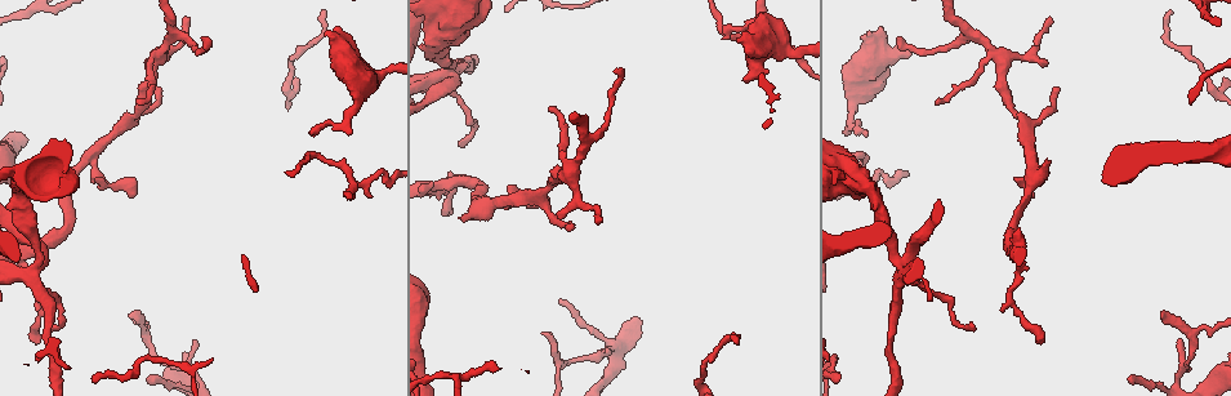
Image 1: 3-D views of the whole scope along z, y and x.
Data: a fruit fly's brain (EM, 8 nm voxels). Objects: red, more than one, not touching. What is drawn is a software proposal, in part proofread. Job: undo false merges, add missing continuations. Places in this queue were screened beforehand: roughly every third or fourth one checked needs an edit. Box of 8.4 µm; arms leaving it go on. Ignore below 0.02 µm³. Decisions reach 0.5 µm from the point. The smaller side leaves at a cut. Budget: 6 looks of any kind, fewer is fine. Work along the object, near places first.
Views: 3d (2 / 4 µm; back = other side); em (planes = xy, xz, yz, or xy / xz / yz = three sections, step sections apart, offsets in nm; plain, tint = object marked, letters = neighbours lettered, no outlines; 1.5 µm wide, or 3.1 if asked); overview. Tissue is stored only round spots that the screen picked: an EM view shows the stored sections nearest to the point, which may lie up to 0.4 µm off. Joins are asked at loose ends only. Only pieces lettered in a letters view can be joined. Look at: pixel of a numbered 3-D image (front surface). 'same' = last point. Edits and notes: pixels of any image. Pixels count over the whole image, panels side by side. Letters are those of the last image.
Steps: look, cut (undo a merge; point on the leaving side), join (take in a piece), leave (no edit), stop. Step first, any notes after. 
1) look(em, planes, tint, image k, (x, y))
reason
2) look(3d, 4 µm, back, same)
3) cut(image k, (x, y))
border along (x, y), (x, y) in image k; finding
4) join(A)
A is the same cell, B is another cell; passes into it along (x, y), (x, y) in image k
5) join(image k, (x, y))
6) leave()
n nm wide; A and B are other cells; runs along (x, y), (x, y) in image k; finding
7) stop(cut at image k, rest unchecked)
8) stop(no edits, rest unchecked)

look(3d, 2 µm, image 1, (975, 327))
free end

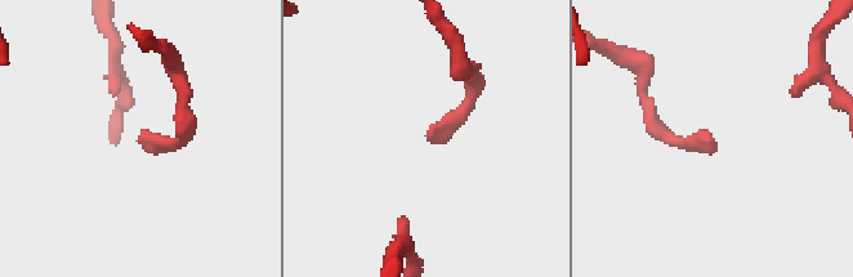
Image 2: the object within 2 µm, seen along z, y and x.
look(em, planes, letters, image 2, (430, 141))

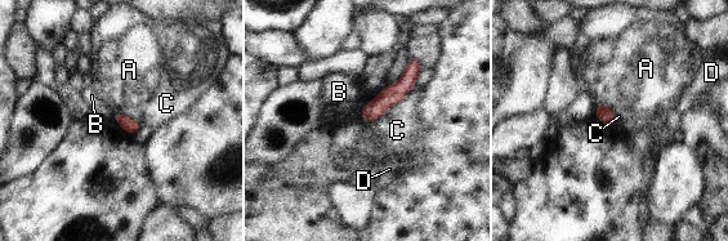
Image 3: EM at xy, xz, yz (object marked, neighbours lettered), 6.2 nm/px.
leave()
90 nm wide; C touches over 400 nm; A, B, C and D are other cells; no lettered piece goes on from it

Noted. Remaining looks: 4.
look(em, xy, step 8, letters, image 1, (1182, 341))
branch stops here

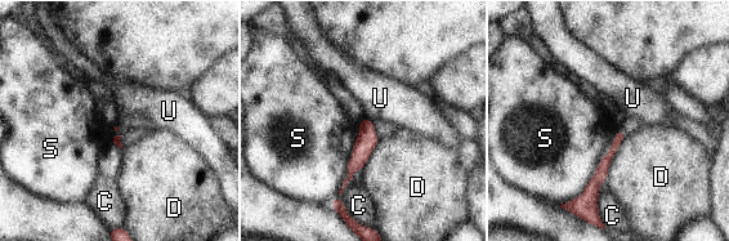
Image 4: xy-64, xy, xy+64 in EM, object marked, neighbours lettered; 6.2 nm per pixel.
leave()
D touches over 300 nm; C, D, S and U are other cells; border along (580, 193), (567, 202) in image 4; no lettered piece goes on from it

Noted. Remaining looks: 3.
look(3d, 4 µm, image 1, (1045, 160))

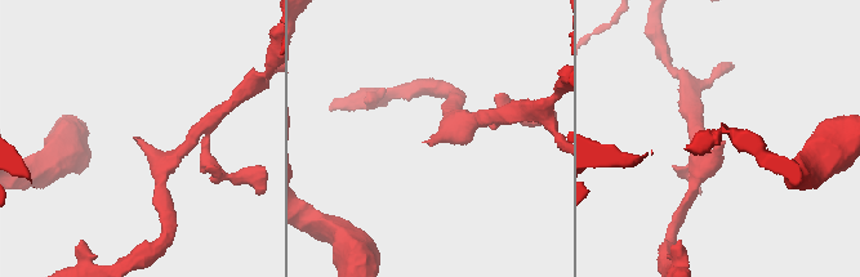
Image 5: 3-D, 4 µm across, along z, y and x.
look(em, yz, step 4, tint, image 5, (426, 141))

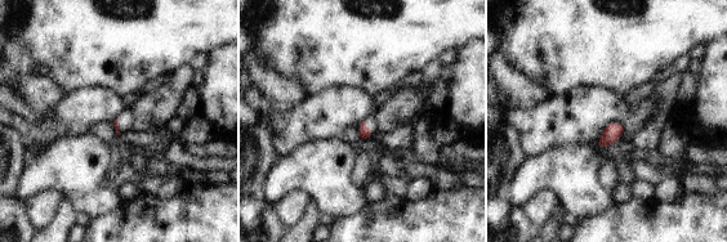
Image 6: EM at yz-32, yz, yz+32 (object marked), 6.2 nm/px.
look(em, xz, step 4, letters, same)

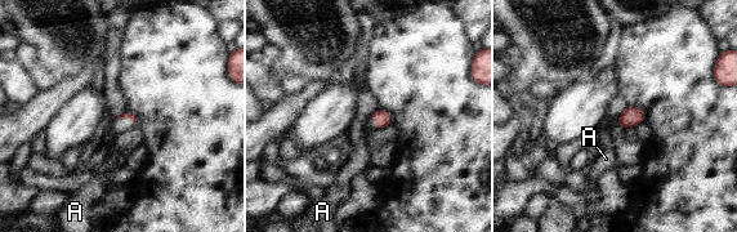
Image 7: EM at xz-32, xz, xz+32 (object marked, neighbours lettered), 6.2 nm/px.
leave()
A touches over 110 nm; A is another cell; none of them fits

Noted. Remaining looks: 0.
stop(no edits, rest unchecked)

